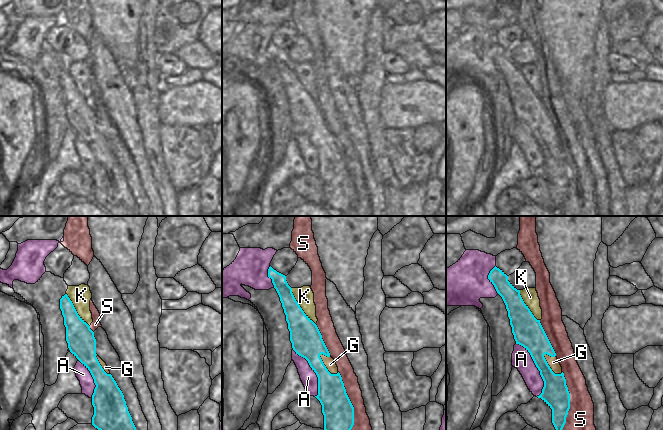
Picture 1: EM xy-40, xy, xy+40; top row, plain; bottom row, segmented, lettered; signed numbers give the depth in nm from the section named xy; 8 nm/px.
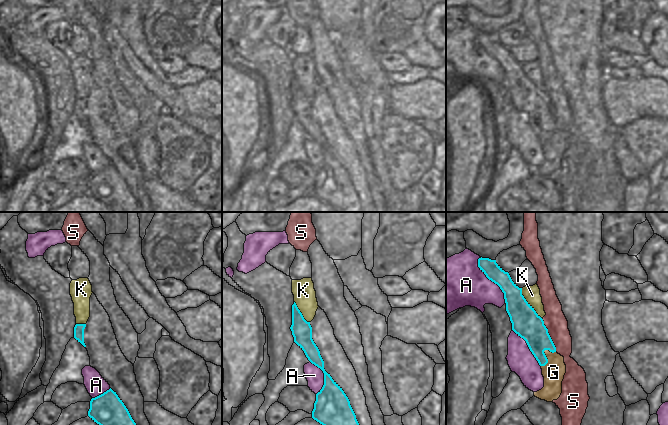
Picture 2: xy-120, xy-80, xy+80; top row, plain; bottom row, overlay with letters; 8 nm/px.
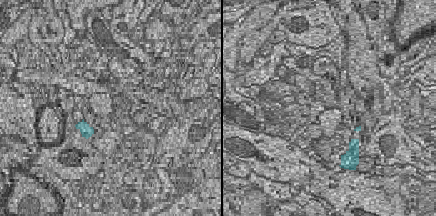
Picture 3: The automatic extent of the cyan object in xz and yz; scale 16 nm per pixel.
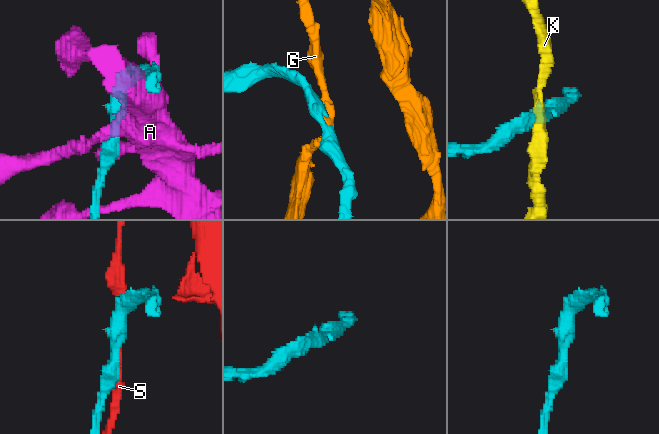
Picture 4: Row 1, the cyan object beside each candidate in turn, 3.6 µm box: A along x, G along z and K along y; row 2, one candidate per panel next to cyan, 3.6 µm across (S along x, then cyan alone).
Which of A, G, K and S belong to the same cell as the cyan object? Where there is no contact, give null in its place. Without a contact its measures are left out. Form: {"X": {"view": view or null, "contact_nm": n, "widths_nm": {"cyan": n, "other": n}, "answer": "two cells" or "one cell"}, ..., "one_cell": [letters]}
{"A": {"view": "xy+40", "contact_nm": 460, "widths_nm": {"cyan": 220, "other": 160}, "answer": "two cells"}, "G": {"view": "xy+40", "contact_nm": 220, "widths_nm": {"cyan": 220, "other": 90}, "answer": "two cells"}, "K": {"view": "xy", "contact_nm": 360, "widths_nm": {"cyan": 240, "other": 150}, "answer": "two cells"}, "S": {"view": "xy", "contact_nm": 550, "widths_nm": {"cyan": 240, "other": 190}, "answer": "two cells"}, "one_cell": []}

